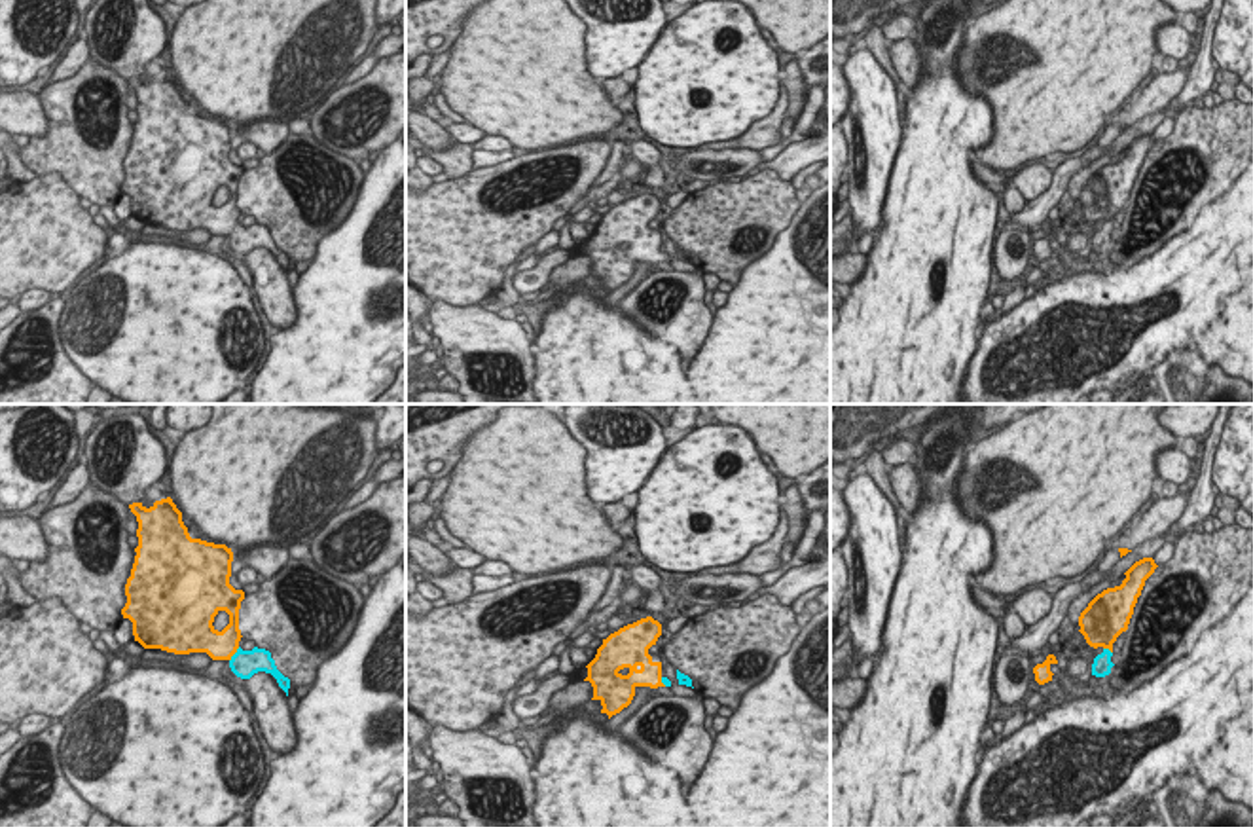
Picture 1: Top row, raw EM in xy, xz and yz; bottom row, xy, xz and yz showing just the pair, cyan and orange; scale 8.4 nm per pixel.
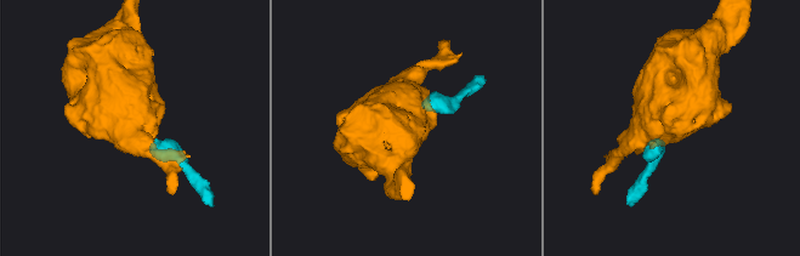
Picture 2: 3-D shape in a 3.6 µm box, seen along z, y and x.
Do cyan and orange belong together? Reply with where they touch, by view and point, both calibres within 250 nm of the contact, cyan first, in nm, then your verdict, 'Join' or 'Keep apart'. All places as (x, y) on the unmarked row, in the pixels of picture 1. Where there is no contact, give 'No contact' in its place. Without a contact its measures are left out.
Touches cyan at xy (234, 230). Thickness 220 nm (cyan) against 260 nm. Join.

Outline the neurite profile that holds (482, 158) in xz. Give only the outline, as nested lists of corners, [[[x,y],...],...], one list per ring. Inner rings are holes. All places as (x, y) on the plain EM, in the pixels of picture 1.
[[[476,150],[474,152],[474,167],[487,169],[487,167],[506,163],[514,157],[516,157],[514,150],[502,150],[502,152]]]

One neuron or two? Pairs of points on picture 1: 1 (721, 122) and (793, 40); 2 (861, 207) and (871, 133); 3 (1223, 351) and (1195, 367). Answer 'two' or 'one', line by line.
1: two
2: one
3: two

